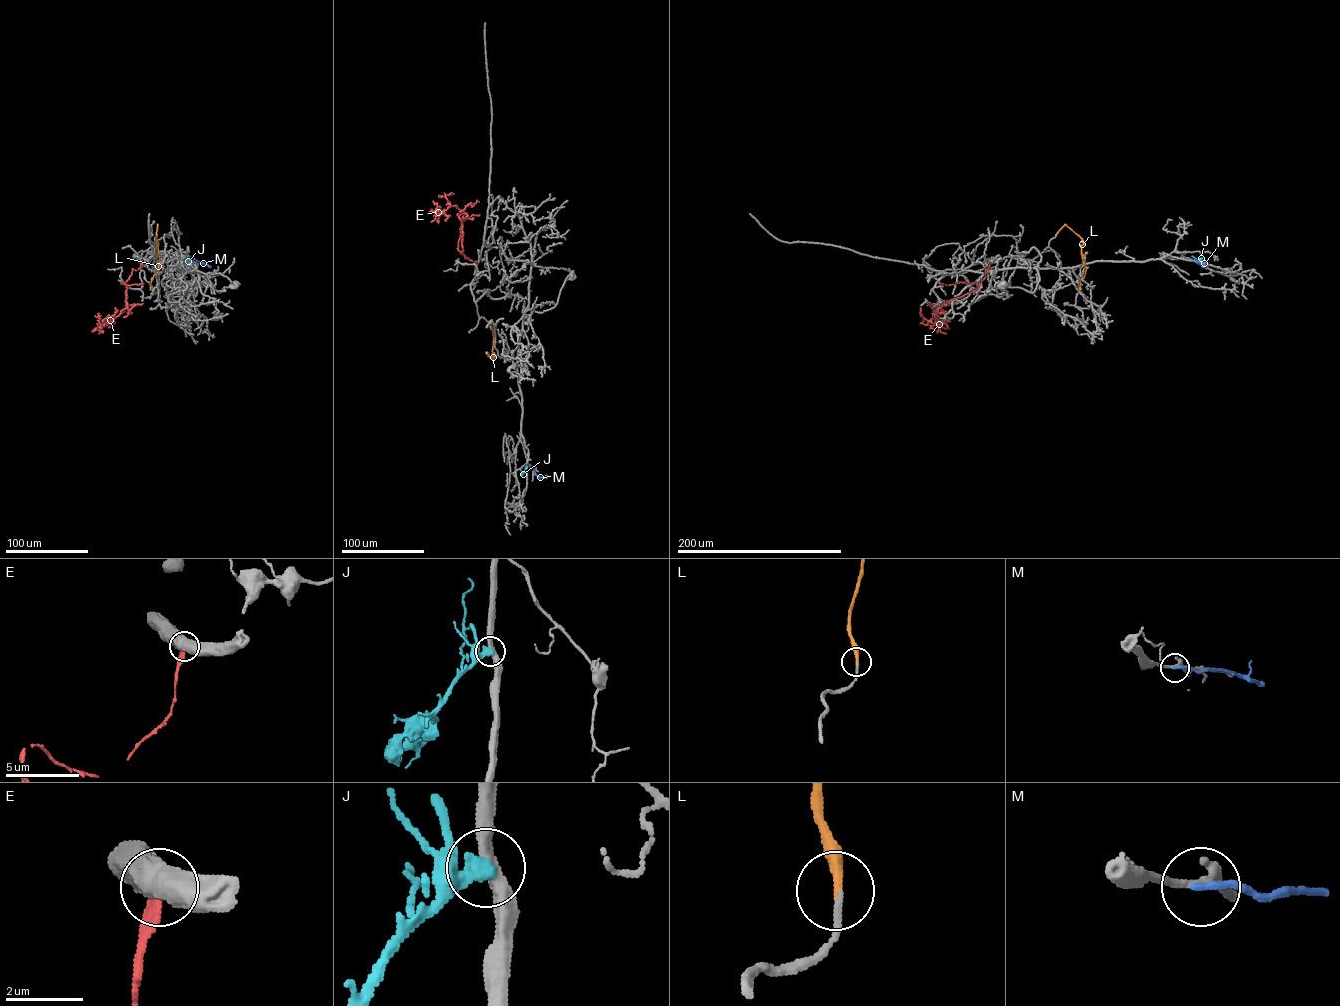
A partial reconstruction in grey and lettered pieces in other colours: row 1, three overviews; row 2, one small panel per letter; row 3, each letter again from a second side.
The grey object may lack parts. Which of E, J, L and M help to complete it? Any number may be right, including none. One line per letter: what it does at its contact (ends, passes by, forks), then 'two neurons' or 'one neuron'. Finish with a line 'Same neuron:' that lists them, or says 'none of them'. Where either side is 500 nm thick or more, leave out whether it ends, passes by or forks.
E: two neurons
J: it ends | two neurons
L: it ends | one neuron
M: it ends | two neurons
Same neuron: L

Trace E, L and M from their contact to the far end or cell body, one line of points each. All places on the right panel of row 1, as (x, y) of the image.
E: (990, 263), (976, 289), (944, 303), (934, 311), (932, 317), (941, 327), (931, 328), (928, 323)
L: (1055, 236), (1065, 224), (1083, 242), (1081, 253), (1086, 268), (1079, 281), (1080, 290)
M: (1191, 260), (1205, 266)

